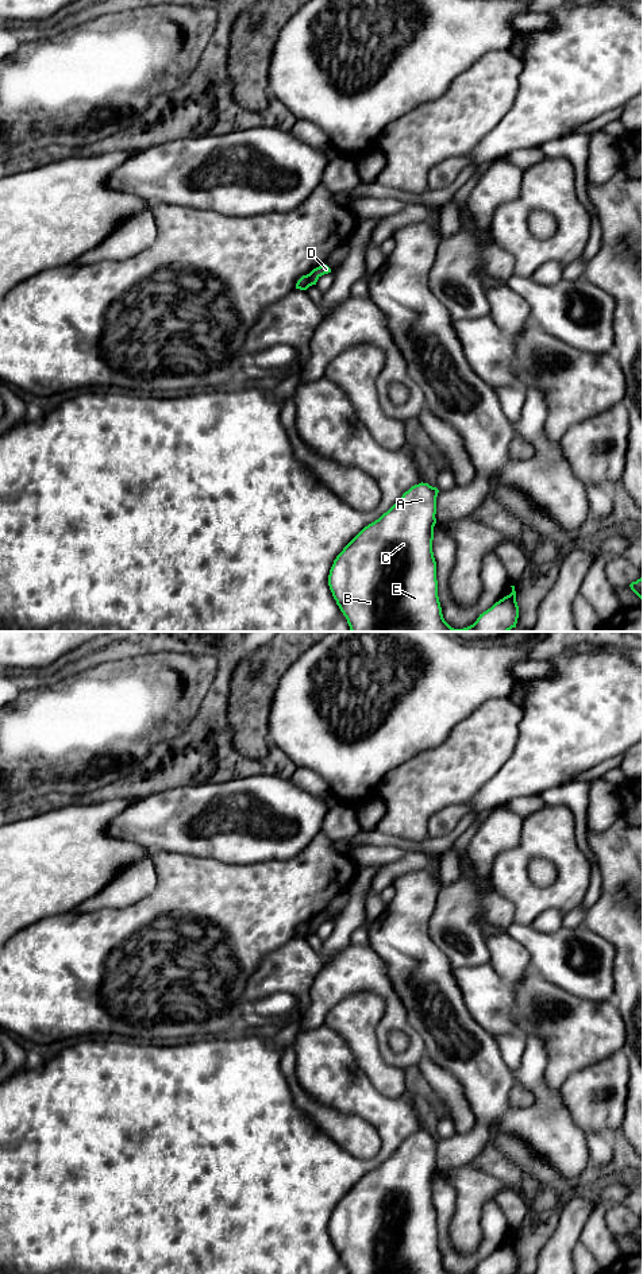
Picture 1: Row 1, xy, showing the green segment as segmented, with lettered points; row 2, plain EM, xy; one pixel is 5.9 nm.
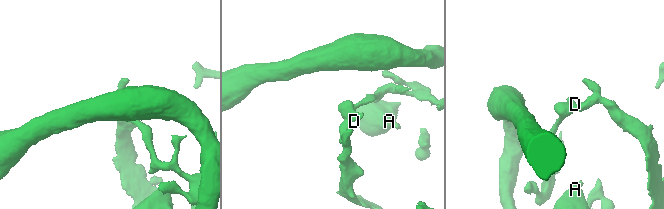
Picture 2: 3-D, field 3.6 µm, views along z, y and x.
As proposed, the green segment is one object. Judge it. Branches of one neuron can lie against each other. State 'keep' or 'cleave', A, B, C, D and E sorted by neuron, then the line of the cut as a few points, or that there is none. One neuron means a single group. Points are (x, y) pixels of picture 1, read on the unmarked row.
cleave; A B C E / D; cut in xy along (310, 922), (310, 931), (307, 934)

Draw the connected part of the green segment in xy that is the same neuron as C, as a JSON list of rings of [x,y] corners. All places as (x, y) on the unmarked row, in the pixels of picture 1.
[[[428,1131],[412,1134],[336,1204],[328,1234],[349,1274],[450,1274],[442,1262],[432,1200],[438,1140]]]

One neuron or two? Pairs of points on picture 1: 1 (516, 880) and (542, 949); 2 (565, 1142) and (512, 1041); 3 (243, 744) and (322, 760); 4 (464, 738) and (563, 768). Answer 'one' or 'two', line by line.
1: two
2: two
3: two
4: two

